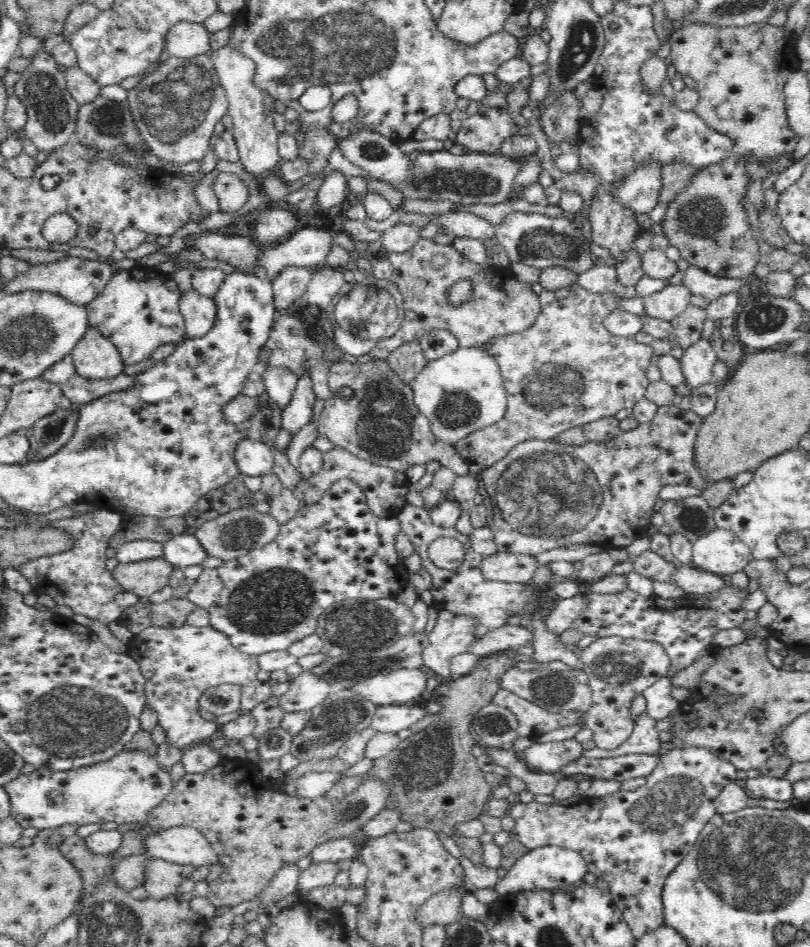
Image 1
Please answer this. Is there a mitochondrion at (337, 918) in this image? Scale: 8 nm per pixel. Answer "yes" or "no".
no

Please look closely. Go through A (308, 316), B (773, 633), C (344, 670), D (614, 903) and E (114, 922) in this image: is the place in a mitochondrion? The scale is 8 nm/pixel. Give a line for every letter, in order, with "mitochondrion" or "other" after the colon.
A: mitochondrion
B: other
C: mitochondrion
D: other
E: mitochondrion

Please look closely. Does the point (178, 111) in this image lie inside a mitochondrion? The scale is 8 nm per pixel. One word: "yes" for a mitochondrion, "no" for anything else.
yes

